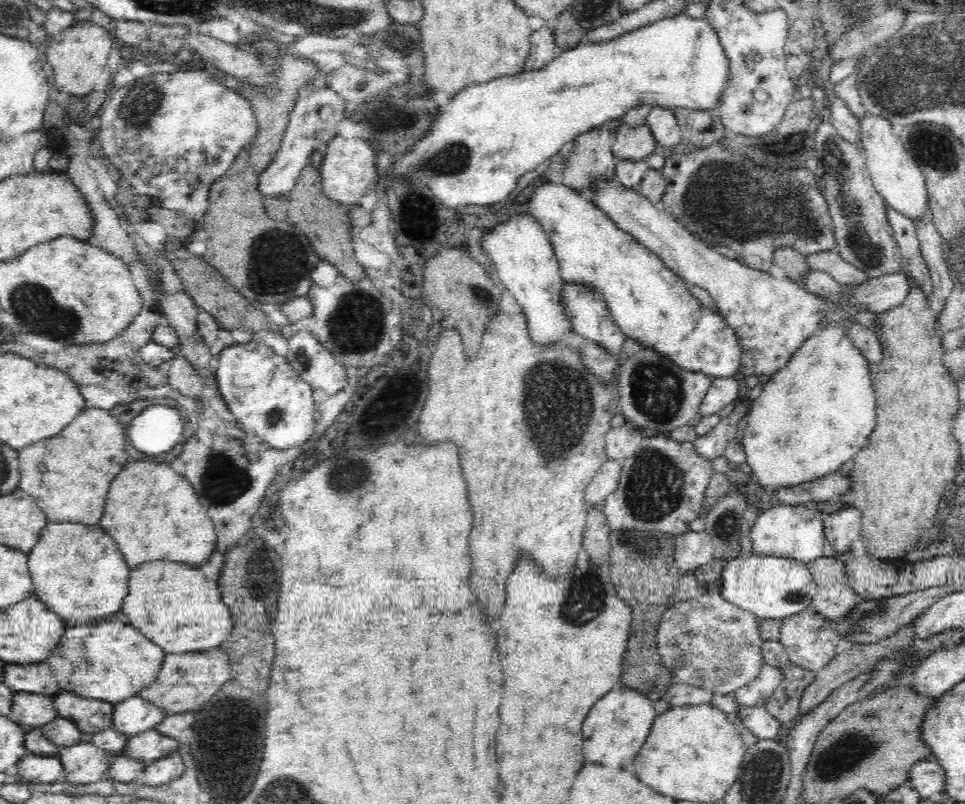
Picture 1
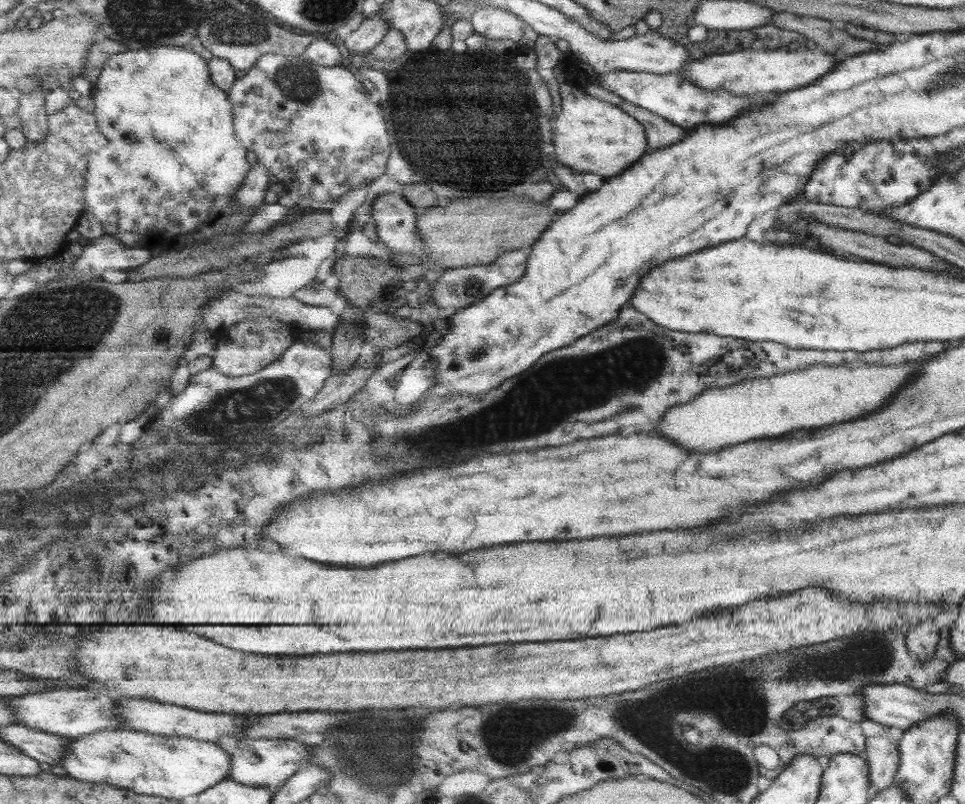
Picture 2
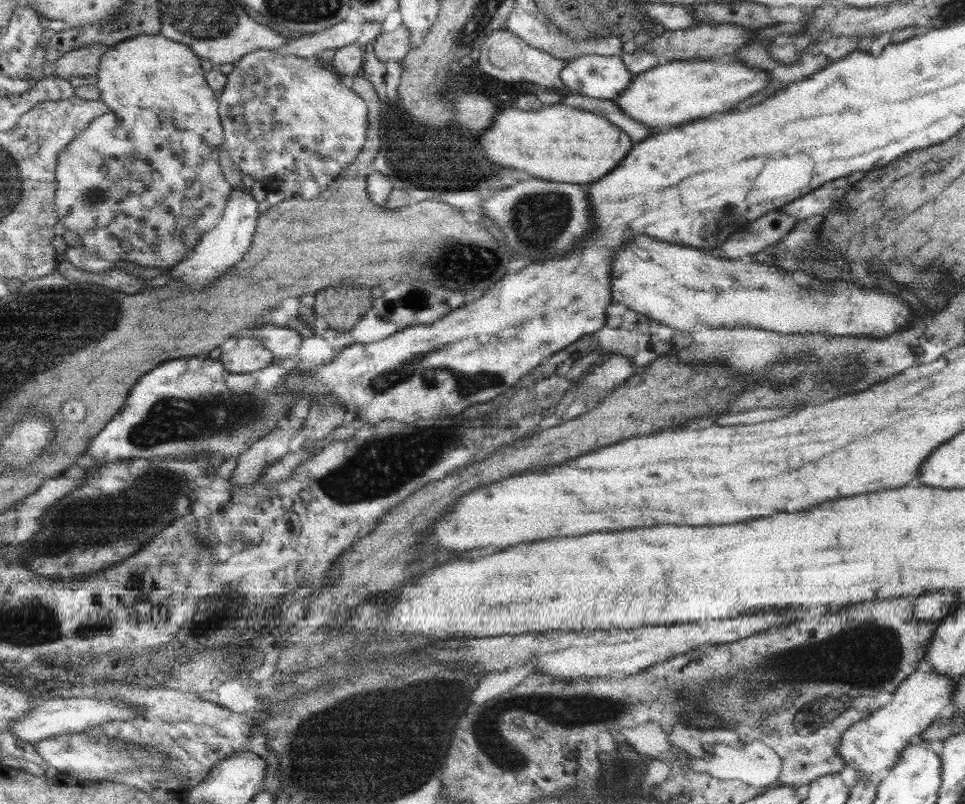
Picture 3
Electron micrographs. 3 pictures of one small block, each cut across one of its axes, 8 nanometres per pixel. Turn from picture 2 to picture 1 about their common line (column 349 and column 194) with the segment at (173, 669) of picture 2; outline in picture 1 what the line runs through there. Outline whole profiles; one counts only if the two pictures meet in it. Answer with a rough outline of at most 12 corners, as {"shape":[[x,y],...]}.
{"shape":[[166,654],[140,696],[166,716],[204,706],[230,680],[228,656]]}

